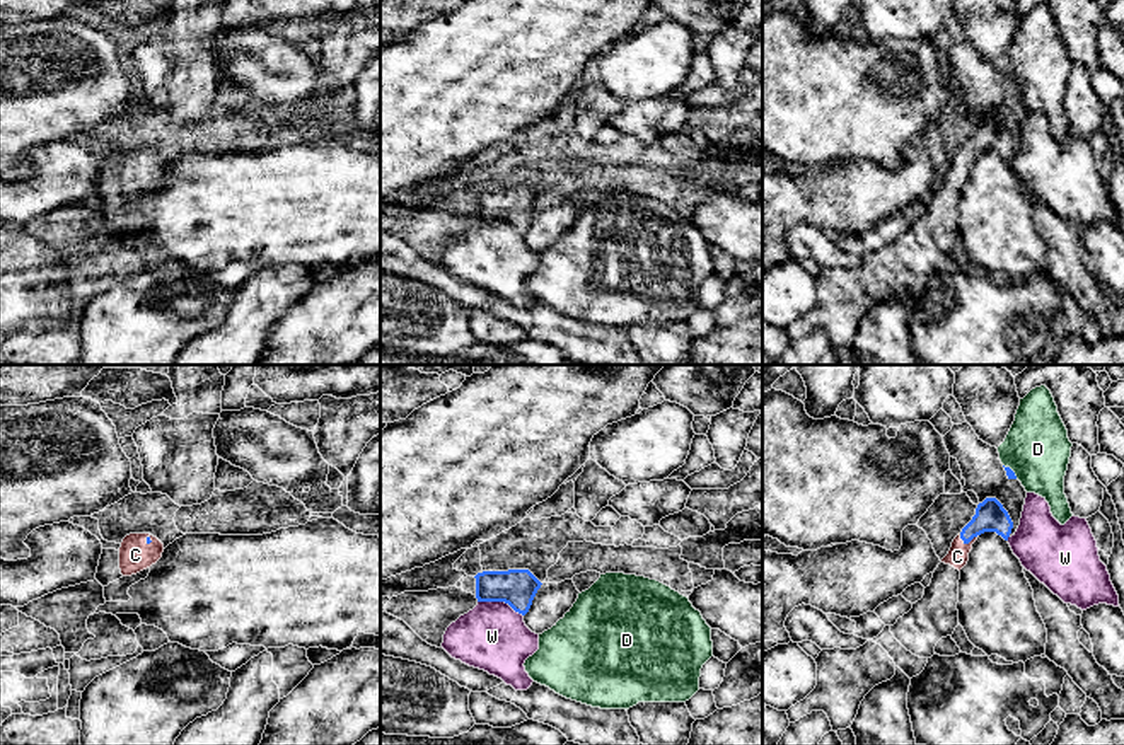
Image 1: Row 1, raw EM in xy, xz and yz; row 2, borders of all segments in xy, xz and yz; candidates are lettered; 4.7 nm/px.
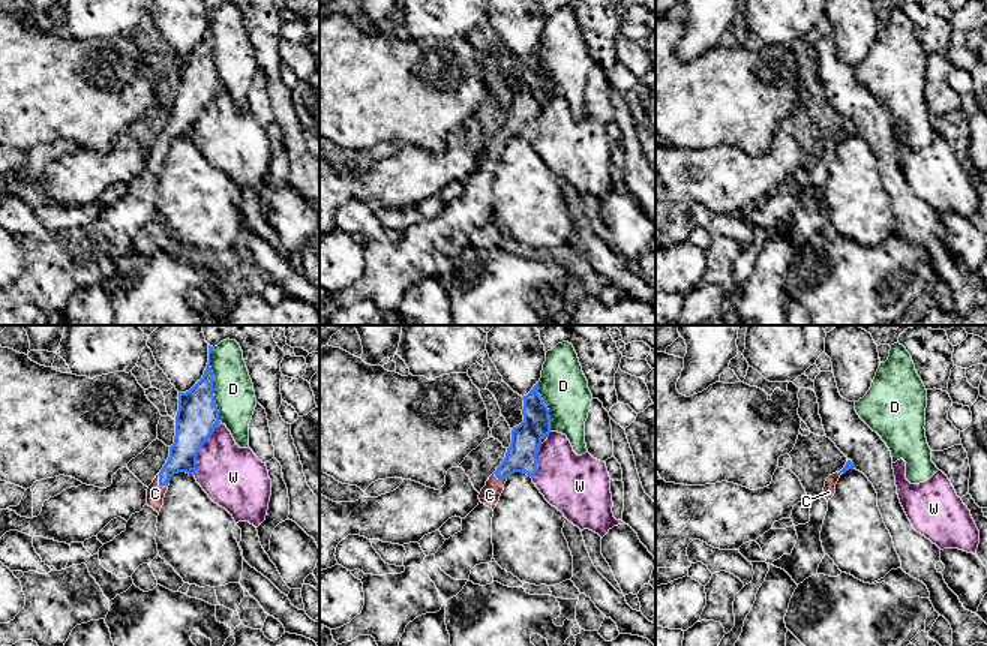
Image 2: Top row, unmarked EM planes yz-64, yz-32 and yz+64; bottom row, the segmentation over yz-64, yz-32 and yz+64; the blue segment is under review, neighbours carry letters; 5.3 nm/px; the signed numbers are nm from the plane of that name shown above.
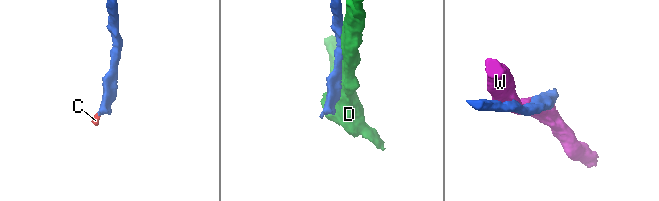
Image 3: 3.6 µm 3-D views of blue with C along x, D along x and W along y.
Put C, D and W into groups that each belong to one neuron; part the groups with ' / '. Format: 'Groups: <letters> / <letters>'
Groups: C / D / W

